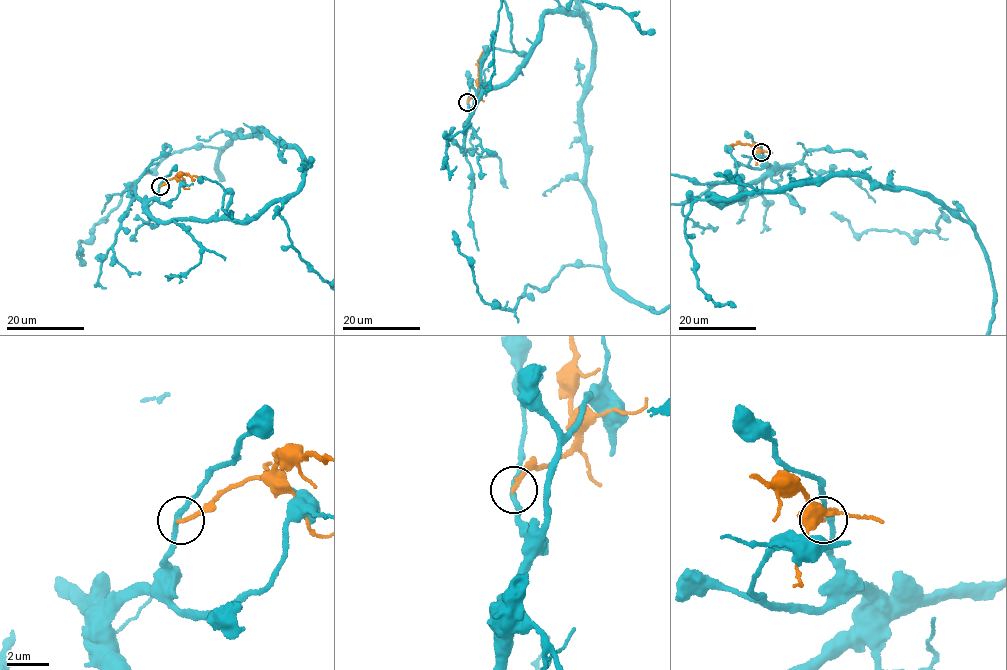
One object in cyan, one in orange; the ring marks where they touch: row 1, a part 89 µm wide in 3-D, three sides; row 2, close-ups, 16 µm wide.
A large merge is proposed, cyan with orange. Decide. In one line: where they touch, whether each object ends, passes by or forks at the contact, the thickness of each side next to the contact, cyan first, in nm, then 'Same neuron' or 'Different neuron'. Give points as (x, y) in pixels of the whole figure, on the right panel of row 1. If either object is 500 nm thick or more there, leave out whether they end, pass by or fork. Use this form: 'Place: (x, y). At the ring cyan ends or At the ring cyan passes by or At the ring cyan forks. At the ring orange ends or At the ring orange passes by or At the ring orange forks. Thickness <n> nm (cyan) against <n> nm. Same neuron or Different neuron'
Place: (761, 152). At the ring cyan passes by. At the ring orange ends. Thickness 240 nm (cyan) against 200 nm. Different neuron

